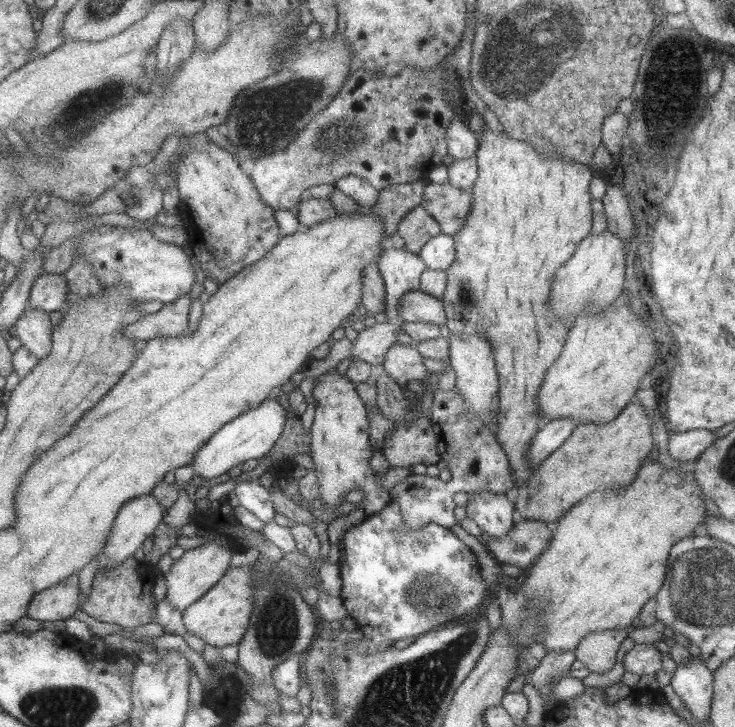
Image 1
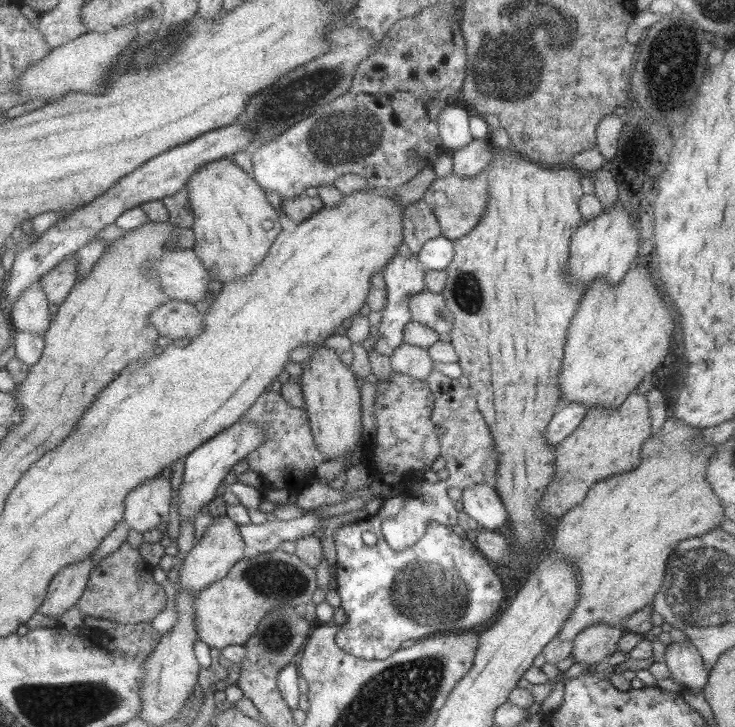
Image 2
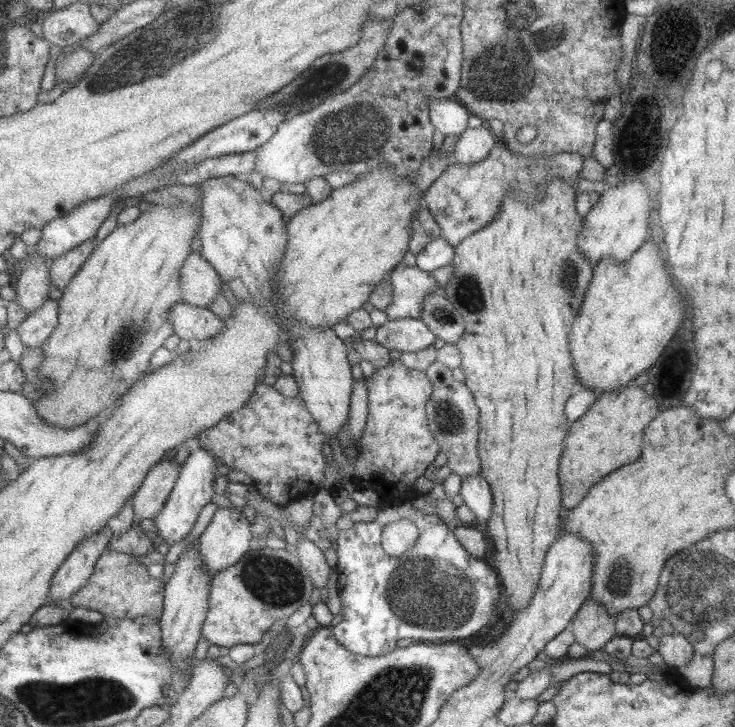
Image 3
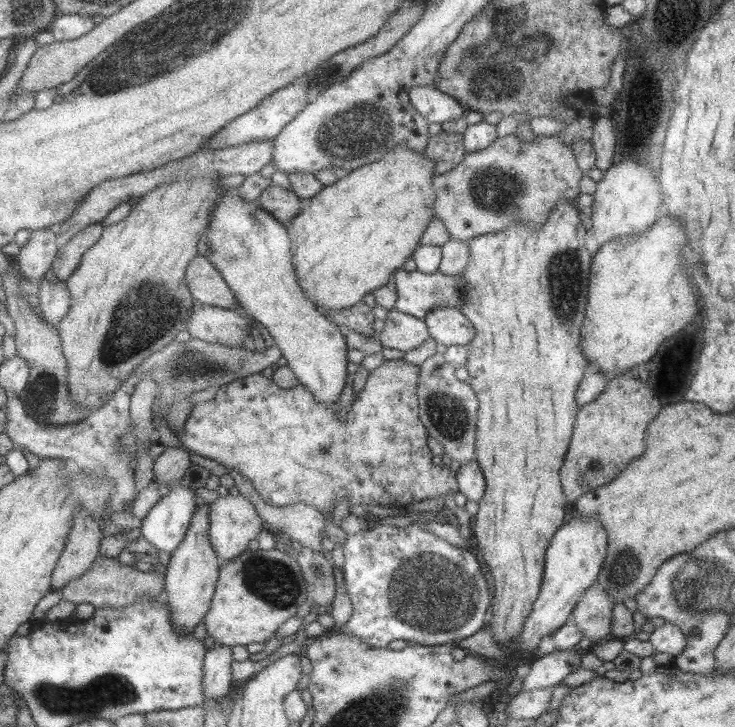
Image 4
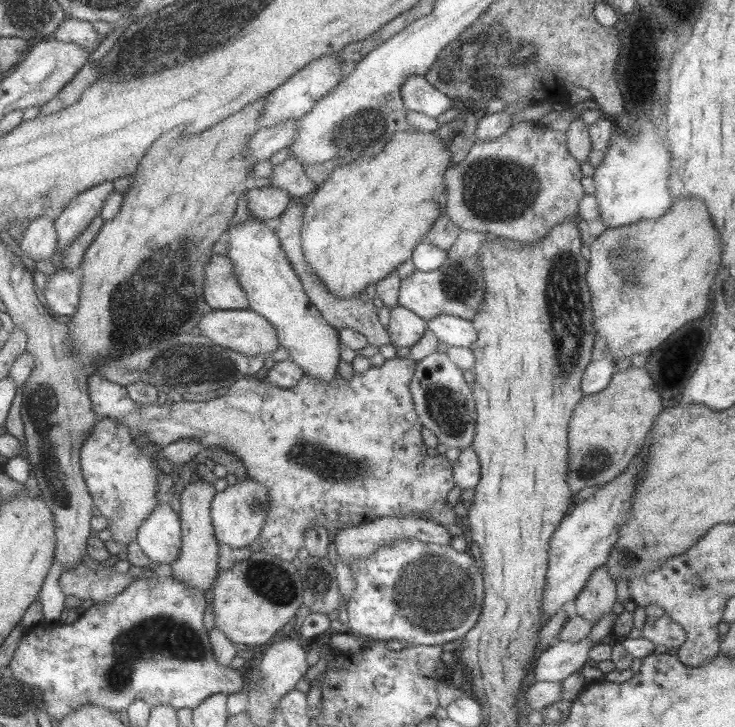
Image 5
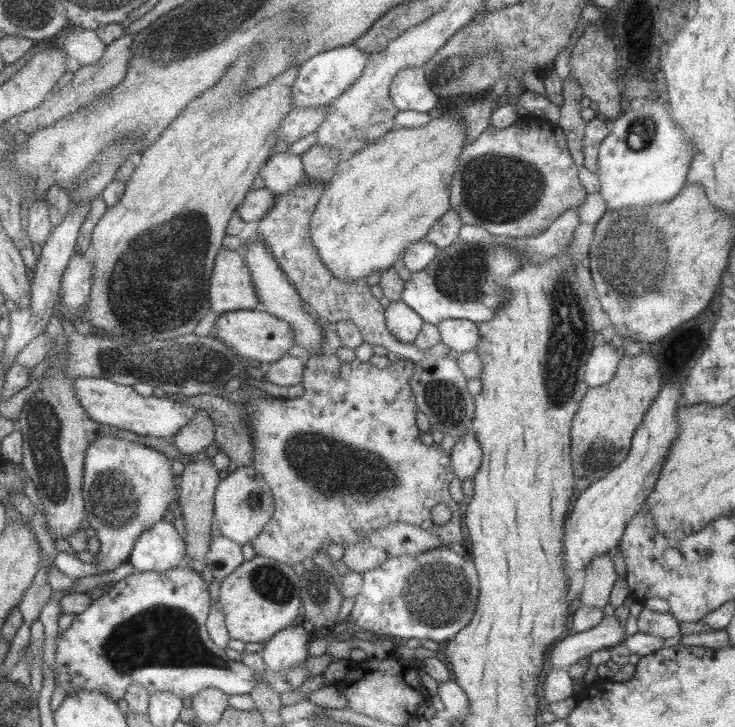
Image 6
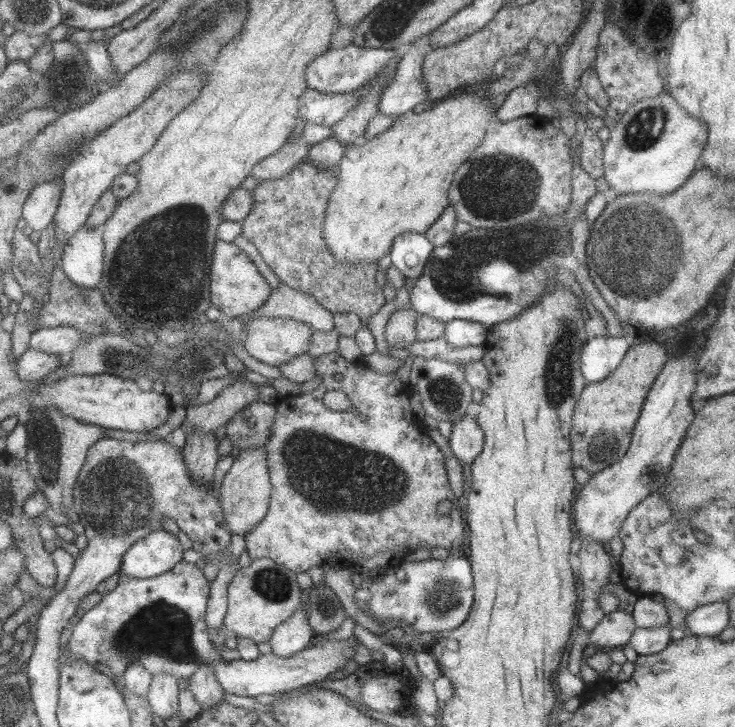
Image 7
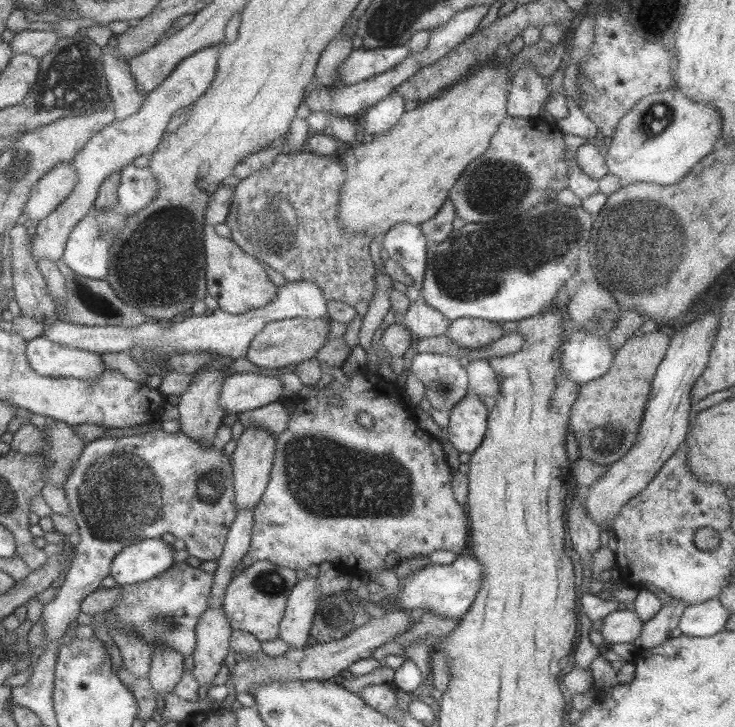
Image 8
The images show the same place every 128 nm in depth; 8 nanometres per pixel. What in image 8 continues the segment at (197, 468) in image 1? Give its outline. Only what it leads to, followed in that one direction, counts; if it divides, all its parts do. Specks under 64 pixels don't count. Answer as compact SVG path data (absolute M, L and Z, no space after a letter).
M160 537L143 539L113 556L109 576L117 586L133 584L160 575L173 563L172 547L162 542Z

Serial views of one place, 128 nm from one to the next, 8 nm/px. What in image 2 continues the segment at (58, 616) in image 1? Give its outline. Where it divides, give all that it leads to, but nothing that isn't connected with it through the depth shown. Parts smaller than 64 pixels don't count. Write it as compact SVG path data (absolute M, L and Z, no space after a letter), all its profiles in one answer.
M91 555L77 563L69 563L61 568L49 581L45 598L41 601L38 611L43 616L57 617L67 608L75 605L77 598L83 594L91 573Z

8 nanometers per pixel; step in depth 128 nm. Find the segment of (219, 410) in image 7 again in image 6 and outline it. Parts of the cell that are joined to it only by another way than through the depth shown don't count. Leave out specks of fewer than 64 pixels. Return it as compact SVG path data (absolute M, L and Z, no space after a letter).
M198 409L193 418L187 420L178 432L173 434L173 444L183 455L193 455L202 452L214 441L215 424L207 410Z

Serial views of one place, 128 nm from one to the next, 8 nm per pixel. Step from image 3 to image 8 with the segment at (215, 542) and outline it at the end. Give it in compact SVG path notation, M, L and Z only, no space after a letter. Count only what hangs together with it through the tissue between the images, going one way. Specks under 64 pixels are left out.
M247 426L236 440L235 449L230 454L231 466L233 466L233 492L235 492L236 510L255 509L258 501L261 500L273 464L275 439L273 434L269 434L261 426Z

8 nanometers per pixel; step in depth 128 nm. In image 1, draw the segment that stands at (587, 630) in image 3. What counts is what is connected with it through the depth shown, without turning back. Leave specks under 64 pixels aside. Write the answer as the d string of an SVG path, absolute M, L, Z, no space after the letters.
M613 629L591 632L583 636L574 648L574 657L590 672L605 674L617 656L617 648L628 636L628 629Z

